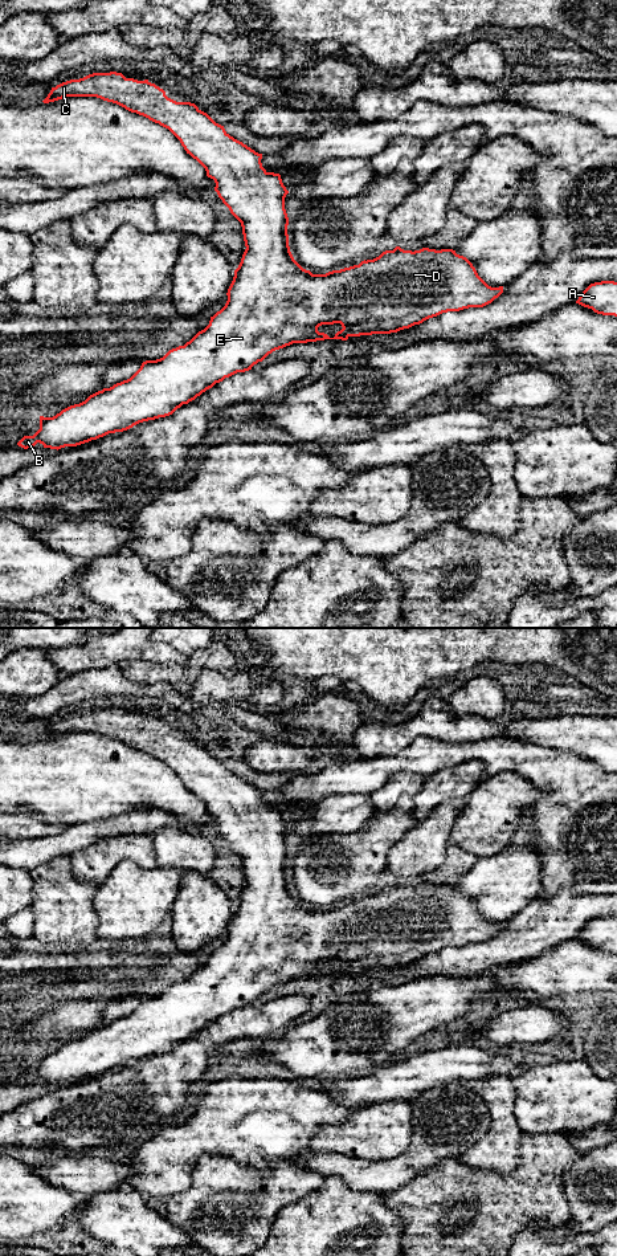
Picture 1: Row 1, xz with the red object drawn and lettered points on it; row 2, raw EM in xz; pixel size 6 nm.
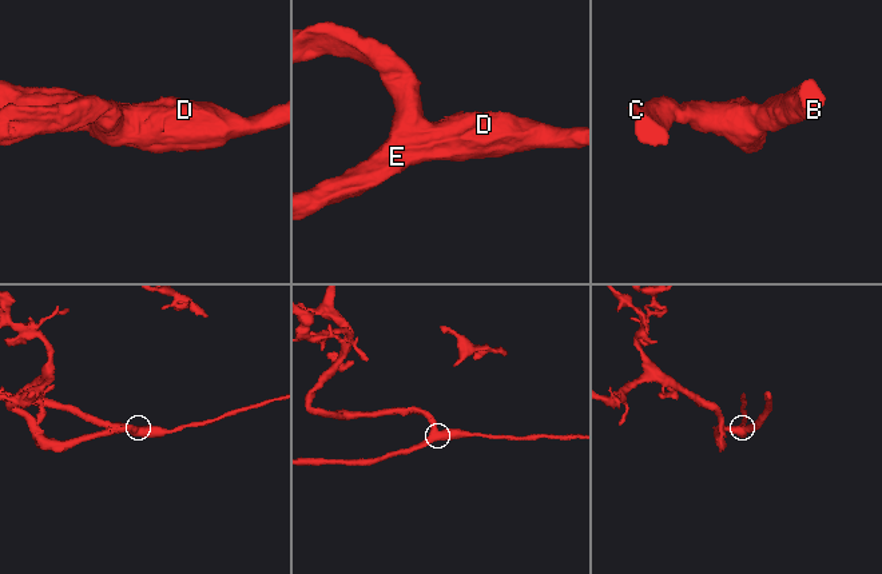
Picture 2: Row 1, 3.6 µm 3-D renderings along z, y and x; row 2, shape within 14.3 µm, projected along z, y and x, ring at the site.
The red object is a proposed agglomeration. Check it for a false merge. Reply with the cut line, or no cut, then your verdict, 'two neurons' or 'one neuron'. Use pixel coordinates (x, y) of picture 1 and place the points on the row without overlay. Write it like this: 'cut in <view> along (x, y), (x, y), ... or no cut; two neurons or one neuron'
no cut; one neuron

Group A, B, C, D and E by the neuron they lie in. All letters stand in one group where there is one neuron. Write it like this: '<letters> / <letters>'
A B C D E

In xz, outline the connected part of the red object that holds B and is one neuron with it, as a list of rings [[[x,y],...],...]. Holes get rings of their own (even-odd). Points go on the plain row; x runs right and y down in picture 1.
[[[117,707],[93,709],[62,718],[52,723],[42,738],[65,733],[97,733],[168,764],[187,790],[205,804],[207,812],[214,816],[218,833],[241,859],[246,885],[234,906],[225,942],[211,953],[204,966],[163,994],[143,998],[130,1015],[103,1024],[53,1053],[40,1052],[40,1065],[17,1078],[24,1085],[37,1078],[57,1086],[77,1082],[143,1057],[169,1052],[216,1019],[252,1006],[273,987],[293,979],[397,968],[442,949],[483,943],[503,929],[503,922],[489,922],[473,900],[453,885],[422,884],[412,888],[396,882],[359,901],[312,910],[290,888],[285,845],[289,827],[281,811],[267,808],[261,799],[262,790],[230,772],[224,762],[195,739],[176,738],[148,715],[126,714]],[[334,959],[343,963],[334,974],[318,967],[319,962]]]

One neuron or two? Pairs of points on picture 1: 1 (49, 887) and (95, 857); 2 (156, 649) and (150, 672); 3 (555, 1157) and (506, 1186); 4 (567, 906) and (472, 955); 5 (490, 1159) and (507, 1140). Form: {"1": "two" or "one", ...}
{"1": "two", "2": "two", "3": "one", "4": "one", "5": "one"}

